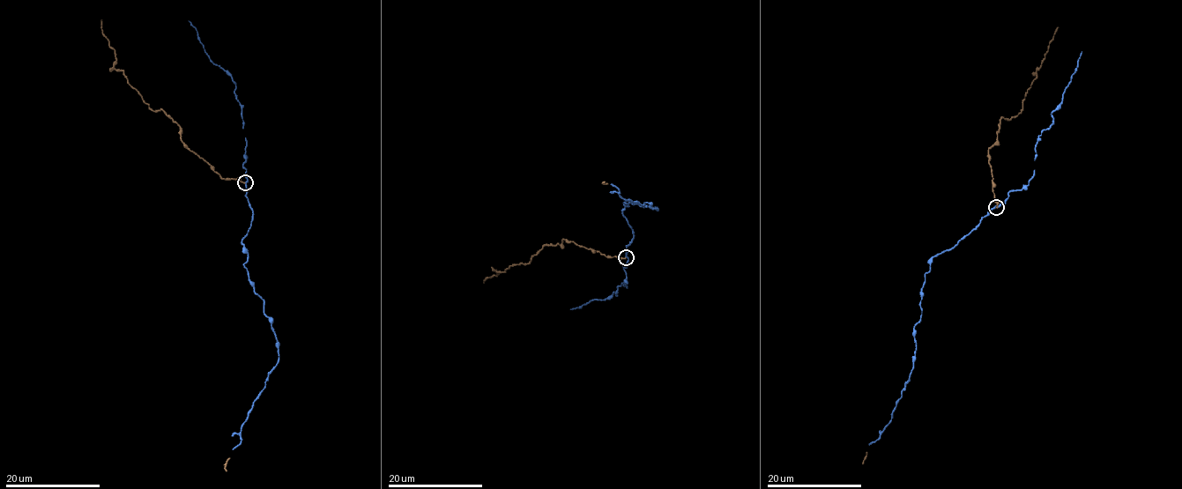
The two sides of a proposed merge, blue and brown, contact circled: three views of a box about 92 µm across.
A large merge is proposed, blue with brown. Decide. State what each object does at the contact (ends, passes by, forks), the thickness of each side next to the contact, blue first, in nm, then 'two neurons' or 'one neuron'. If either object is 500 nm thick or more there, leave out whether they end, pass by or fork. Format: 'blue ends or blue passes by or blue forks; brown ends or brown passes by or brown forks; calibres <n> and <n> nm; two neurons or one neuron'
blue passes by; brown ends; calibres 180 and 170 nm; one neuron

